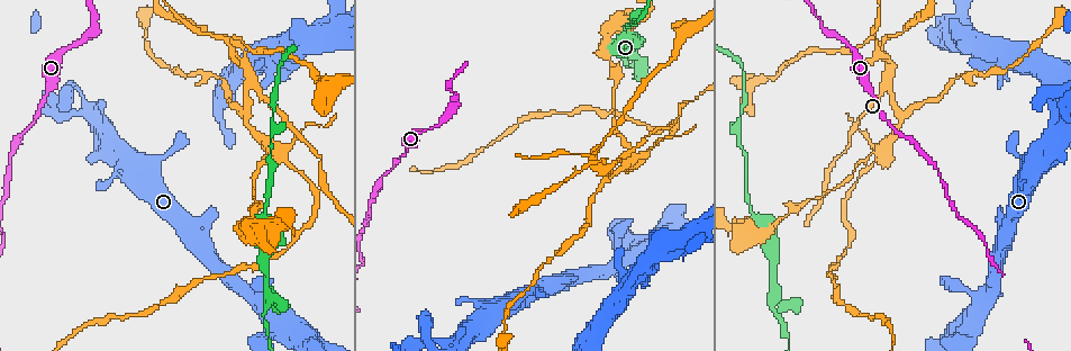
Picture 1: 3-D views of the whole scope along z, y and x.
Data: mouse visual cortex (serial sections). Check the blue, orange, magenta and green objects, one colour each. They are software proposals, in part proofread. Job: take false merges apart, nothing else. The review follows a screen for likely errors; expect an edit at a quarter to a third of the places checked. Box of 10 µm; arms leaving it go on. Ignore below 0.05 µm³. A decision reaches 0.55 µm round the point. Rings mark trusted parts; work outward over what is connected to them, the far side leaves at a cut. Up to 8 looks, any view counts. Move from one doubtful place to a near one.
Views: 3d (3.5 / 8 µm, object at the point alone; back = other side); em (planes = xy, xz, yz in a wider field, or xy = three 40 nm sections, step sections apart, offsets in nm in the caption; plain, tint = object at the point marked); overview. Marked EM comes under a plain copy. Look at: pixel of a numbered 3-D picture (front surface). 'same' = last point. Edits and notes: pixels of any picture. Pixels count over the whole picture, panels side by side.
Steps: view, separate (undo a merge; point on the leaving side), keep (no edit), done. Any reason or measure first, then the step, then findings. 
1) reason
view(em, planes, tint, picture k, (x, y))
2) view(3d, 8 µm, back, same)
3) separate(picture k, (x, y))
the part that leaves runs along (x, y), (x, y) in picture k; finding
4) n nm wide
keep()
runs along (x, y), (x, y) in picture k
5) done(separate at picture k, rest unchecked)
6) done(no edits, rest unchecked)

sudden change in width
view(3d, 3.5 µm, picture 1, (752, 210))

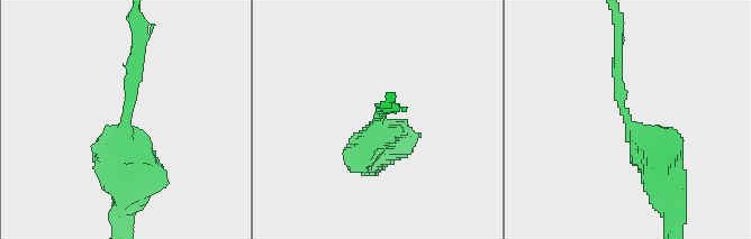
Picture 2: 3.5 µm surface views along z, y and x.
view(em, xy, step 2, tint, picture 2, (127, 119))

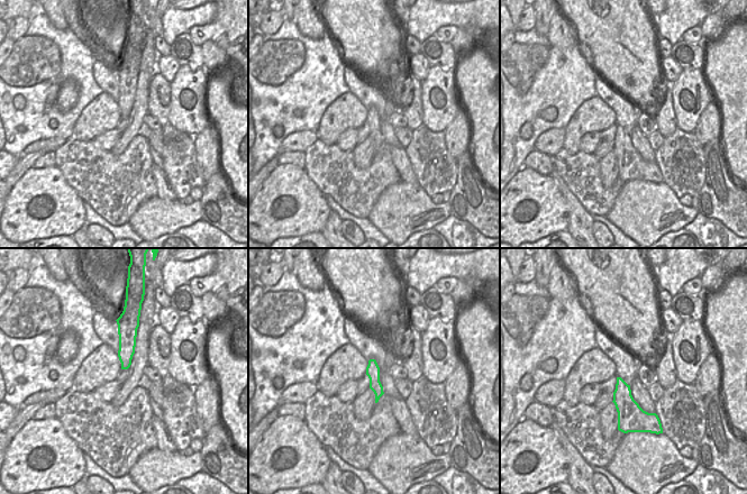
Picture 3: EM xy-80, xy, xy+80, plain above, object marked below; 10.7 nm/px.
arms of 150, 400 nm
keep()
one cell here

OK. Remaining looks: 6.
three-way junction
view(3d, 3.5 µm, picture 1, (889, 84))

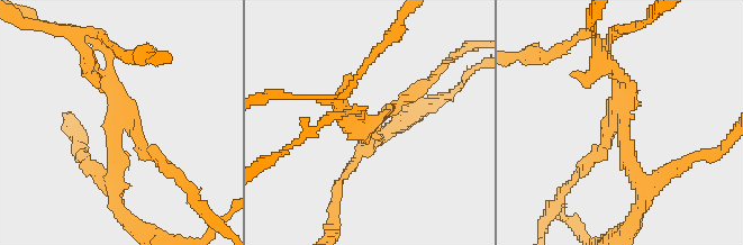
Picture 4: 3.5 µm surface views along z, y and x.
3 arms; arms of 150, 200, 200 nm
view(em, xy, step 2, tint, picture 4, (622, 124))

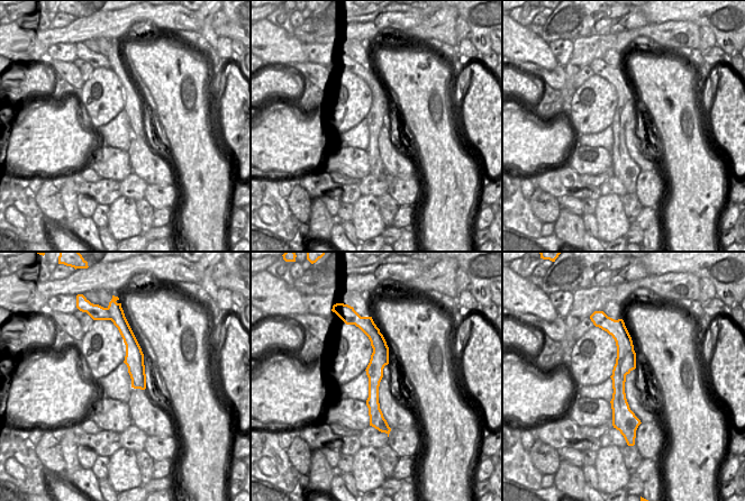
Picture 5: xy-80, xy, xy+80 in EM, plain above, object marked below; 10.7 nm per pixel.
separate(picture 4, (626, 165))
the part that leaves runs along (618, 123), (644, 184), (633, 219) in picture 4; two cells meet here

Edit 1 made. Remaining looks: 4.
sudden change in width
view(3d, 8 µm, picture 1, (43, 98))

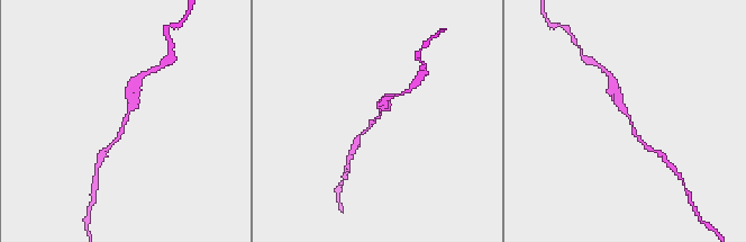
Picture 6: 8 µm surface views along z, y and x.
arms of 150, 300 nm; need the tissue
view(em, planes, tint, same)

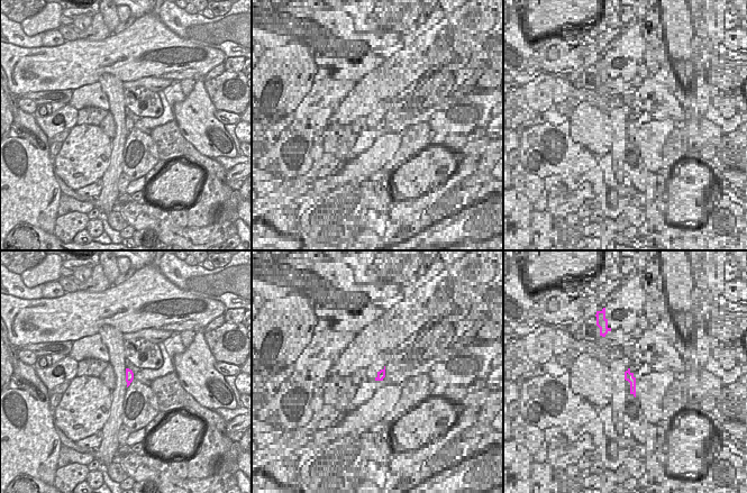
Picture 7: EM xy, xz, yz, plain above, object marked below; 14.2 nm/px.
keep()
runs along (615, 90), (644, 145) in picture 6; all the same cell

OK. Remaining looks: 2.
done(separate at picture 4, rest unchecked)

